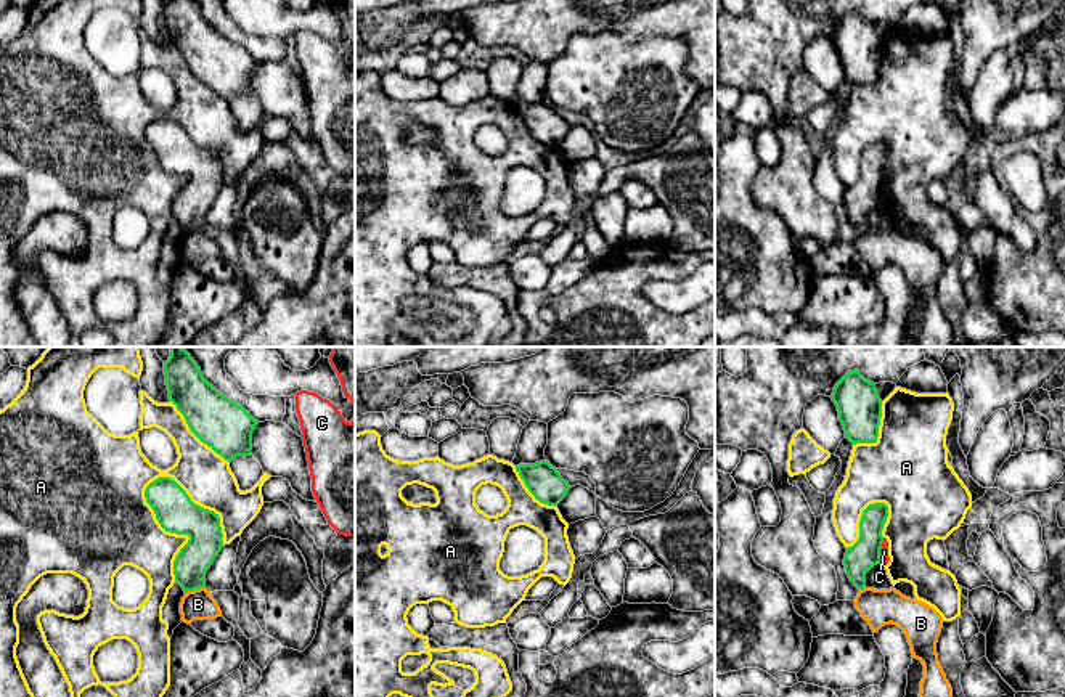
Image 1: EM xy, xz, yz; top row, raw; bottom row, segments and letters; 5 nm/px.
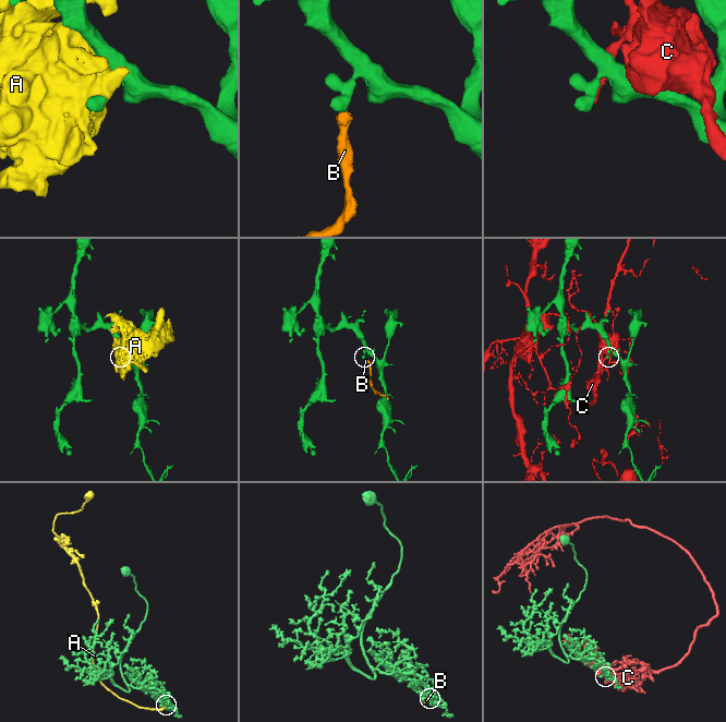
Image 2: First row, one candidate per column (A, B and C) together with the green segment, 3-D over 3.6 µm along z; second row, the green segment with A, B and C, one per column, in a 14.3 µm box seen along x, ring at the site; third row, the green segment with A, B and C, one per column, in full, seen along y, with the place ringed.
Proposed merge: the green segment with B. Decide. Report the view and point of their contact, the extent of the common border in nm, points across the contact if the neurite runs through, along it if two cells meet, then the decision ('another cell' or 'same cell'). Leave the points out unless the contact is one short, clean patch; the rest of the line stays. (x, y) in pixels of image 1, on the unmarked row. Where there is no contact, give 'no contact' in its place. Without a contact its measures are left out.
xy (193, 230) | 100 nm | along xy (203, 227), (185, 233) | another cell

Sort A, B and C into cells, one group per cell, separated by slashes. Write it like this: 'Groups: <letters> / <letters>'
Groups: A / B / C

